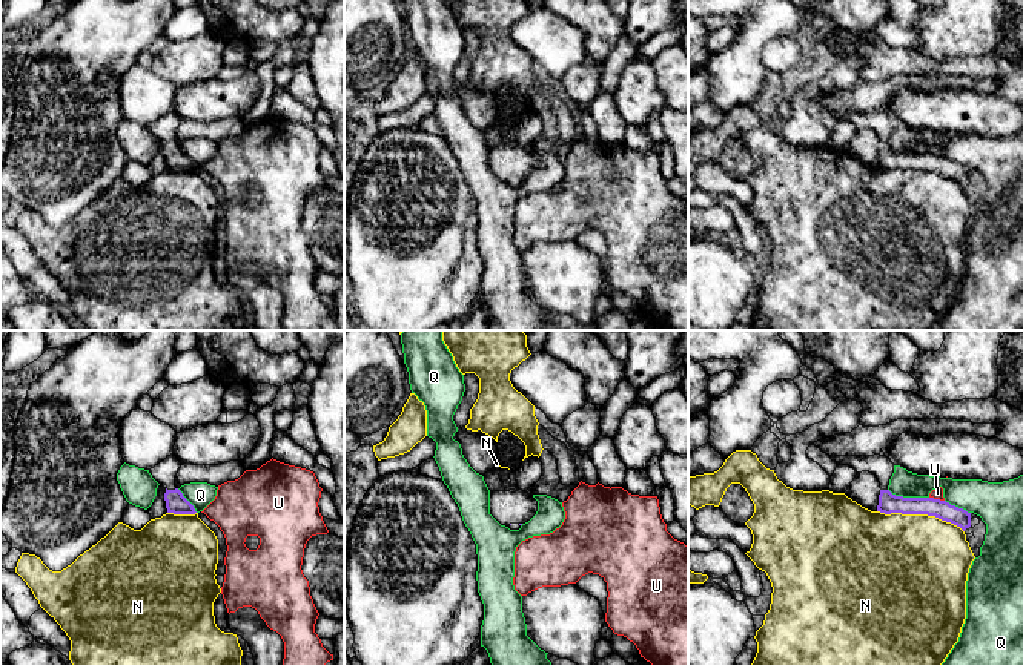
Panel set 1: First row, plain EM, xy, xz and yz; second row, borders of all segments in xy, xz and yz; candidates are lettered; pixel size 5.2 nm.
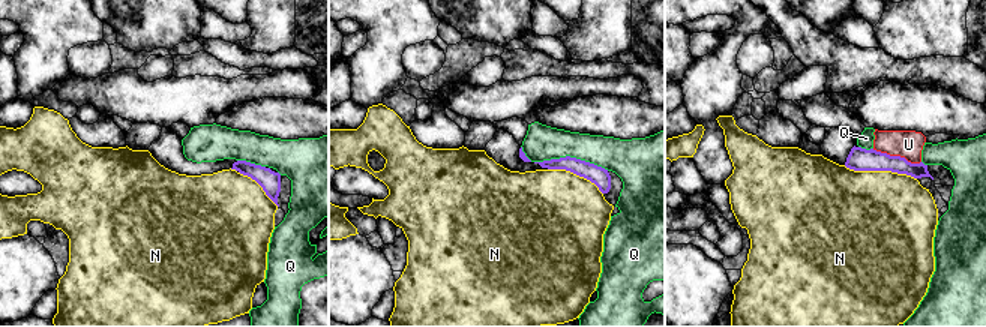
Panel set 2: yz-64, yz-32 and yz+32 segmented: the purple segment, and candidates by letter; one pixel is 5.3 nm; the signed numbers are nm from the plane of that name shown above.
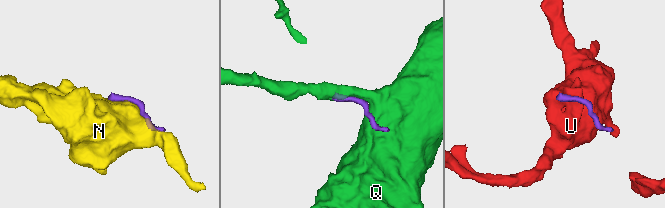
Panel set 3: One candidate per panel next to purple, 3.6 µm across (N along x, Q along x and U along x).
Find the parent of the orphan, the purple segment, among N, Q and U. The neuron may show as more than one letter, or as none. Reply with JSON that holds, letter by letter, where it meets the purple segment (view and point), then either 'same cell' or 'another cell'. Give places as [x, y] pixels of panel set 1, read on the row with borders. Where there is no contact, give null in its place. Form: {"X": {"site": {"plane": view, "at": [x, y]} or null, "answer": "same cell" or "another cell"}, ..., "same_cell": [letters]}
{"N": {"site": {"plane": "yz", "at": [920, 513]}, "answer": "another cell"}, "Q": {"site": {"plane": "yz", "at": [908, 498]}, "answer": "another cell"}, "U": {"site": {"plane": "yz", "at": [937, 499]}, "answer": "another cell"}, "same_cell": []}

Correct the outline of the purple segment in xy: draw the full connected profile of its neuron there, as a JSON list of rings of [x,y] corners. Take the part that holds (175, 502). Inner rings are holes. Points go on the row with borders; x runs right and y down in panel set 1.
[[[175,455],[167,456],[158,465],[149,470],[152,478],[166,488],[164,501],[167,513],[174,514],[195,514],[194,505],[183,496],[175,487],[175,478],[181,467],[180,459]]]

